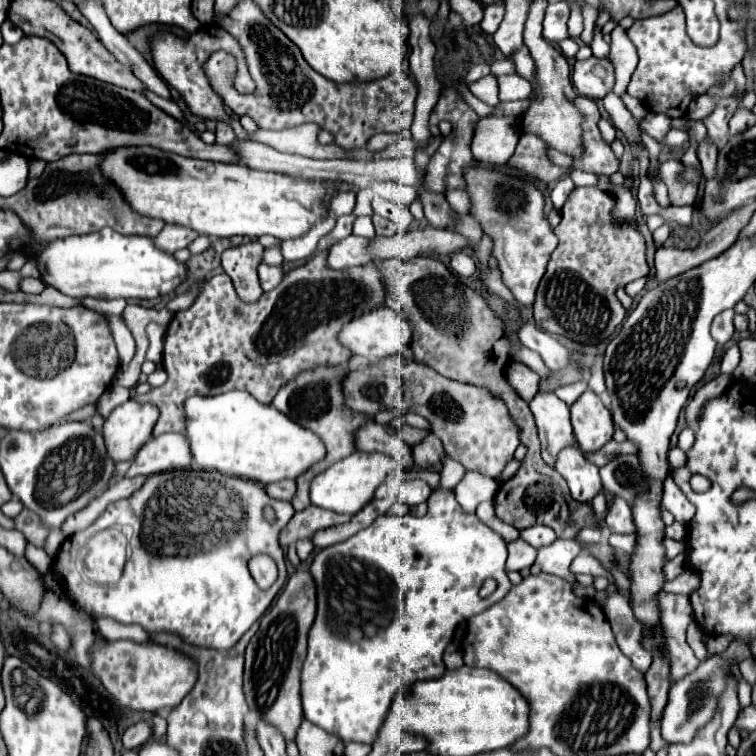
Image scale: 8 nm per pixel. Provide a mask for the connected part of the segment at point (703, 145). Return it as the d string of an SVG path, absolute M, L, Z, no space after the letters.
M703 140L698 145L697 156L705 178L714 178L716 175L716 164L718 157L717 146L712 141L709 143L707 140Z

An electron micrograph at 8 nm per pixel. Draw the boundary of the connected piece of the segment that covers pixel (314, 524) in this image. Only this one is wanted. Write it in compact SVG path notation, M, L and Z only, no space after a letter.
M308 506L304 512L296 512L292 520L286 524L286 528L280 532L280 546L286 548L298 538L312 538L312 532L320 528L330 528L336 524L344 524L348 520L350 520L348 514L338 514L332 510Z

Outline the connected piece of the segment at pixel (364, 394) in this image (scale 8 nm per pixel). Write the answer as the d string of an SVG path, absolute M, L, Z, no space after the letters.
M390 356L364 370L350 372L344 380L344 396L348 408L368 416L390 408L400 416L408 412L424 416L452 460L460 462L466 470L490 478L502 474L520 444L516 426L512 424L504 402L496 400L484 388L466 388L466 384L448 380L436 370L406 360L404 356Z

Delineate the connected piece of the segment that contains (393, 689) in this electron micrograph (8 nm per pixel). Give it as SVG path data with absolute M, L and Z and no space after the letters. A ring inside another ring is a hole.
M433 490L430 497L431 510L428 510L426 516L422 516L422 518L416 518L412 514L408 514L404 518L398 518L394 514L378 516L368 528L360 530L358 534L354 534L346 542L340 542L340 544L334 544L330 548L320 550L316 554L312 566L310 566L310 572L316 580L316 590L318 590L318 612L316 612L314 626L310 628L308 656L306 656L306 662L304 662L304 668L302 668L302 708L304 708L304 718L306 720L310 720L312 724L324 728L330 734L336 734L344 742L362 742L362 744L372 746L376 742L378 730L382 728L384 720L390 714L392 702L394 702L398 692L404 692L404 690L412 688L412 684L418 682L418 680L436 680L436 678L444 676L446 666L442 662L442 654L444 654L446 646L452 640L454 628L460 622L484 612L484 608L490 608L492 604L500 602L504 598L504 594L510 592L510 588L512 588L512 584L506 576L506 570L504 570L506 554L508 554L506 552L506 542L494 530L490 530L486 524L482 524L476 514L464 514L462 508L456 504L453 492ZM486 578L494 578L498 582L498 592L494 592L488 598L480 598L478 590L480 590L480 586Z

